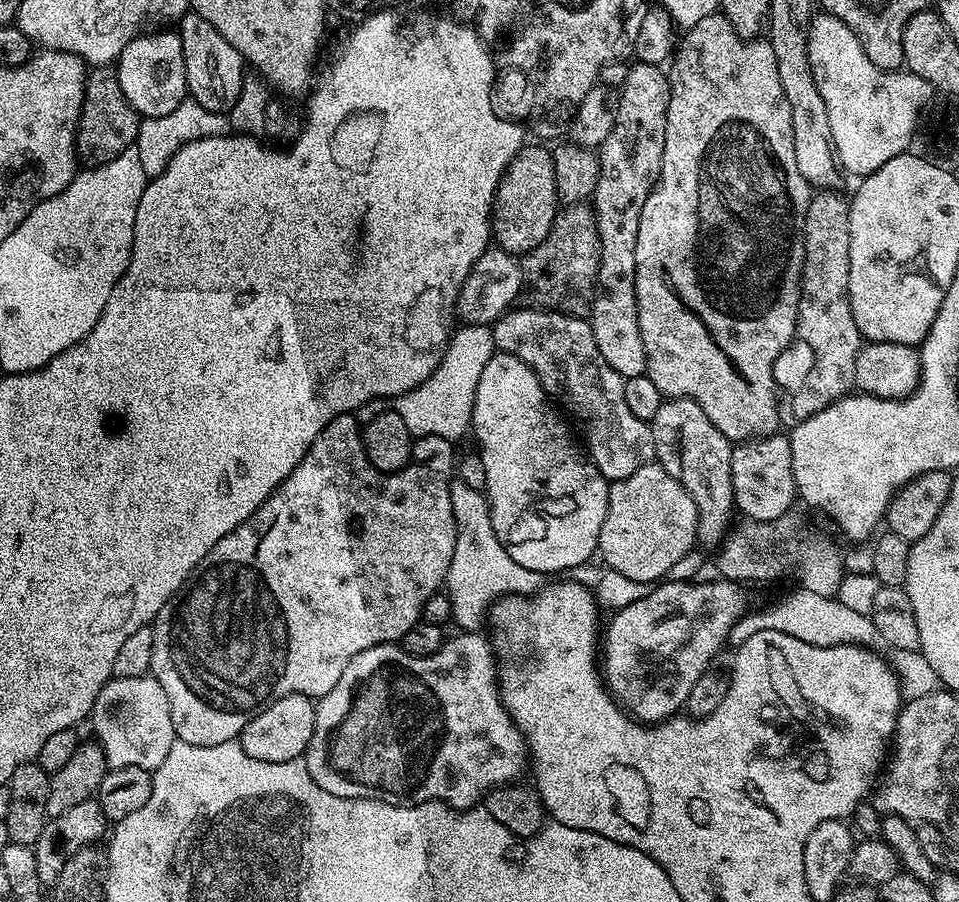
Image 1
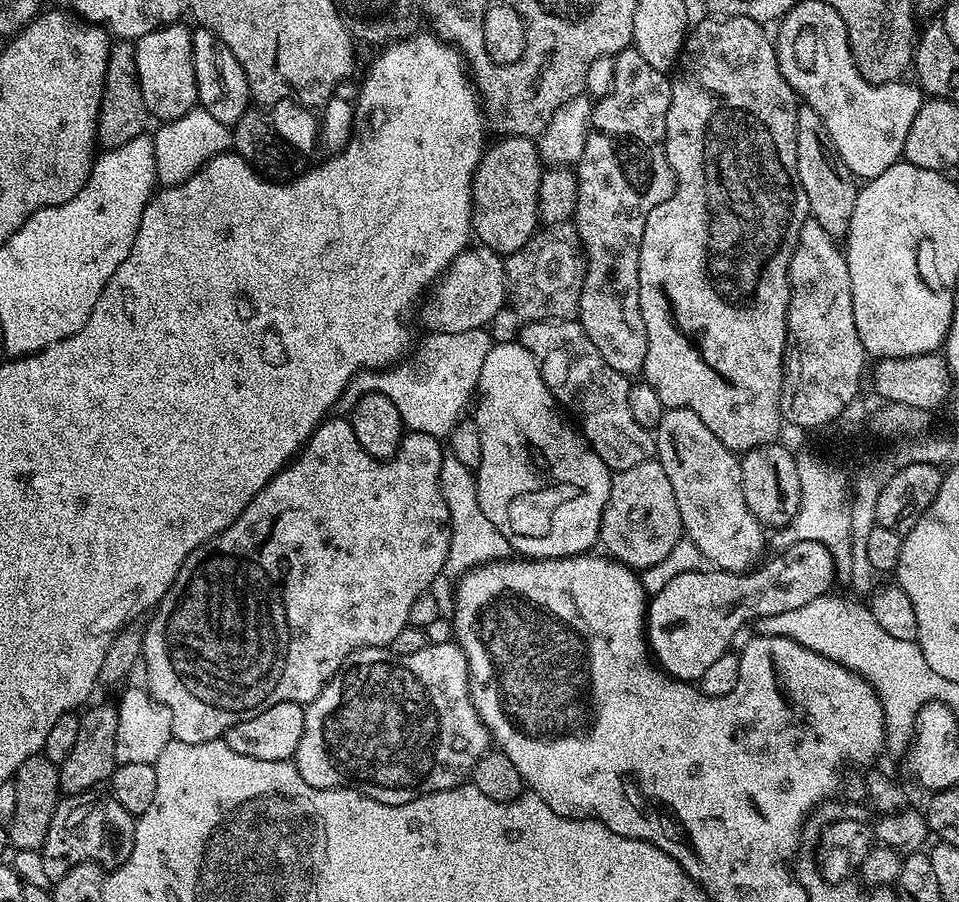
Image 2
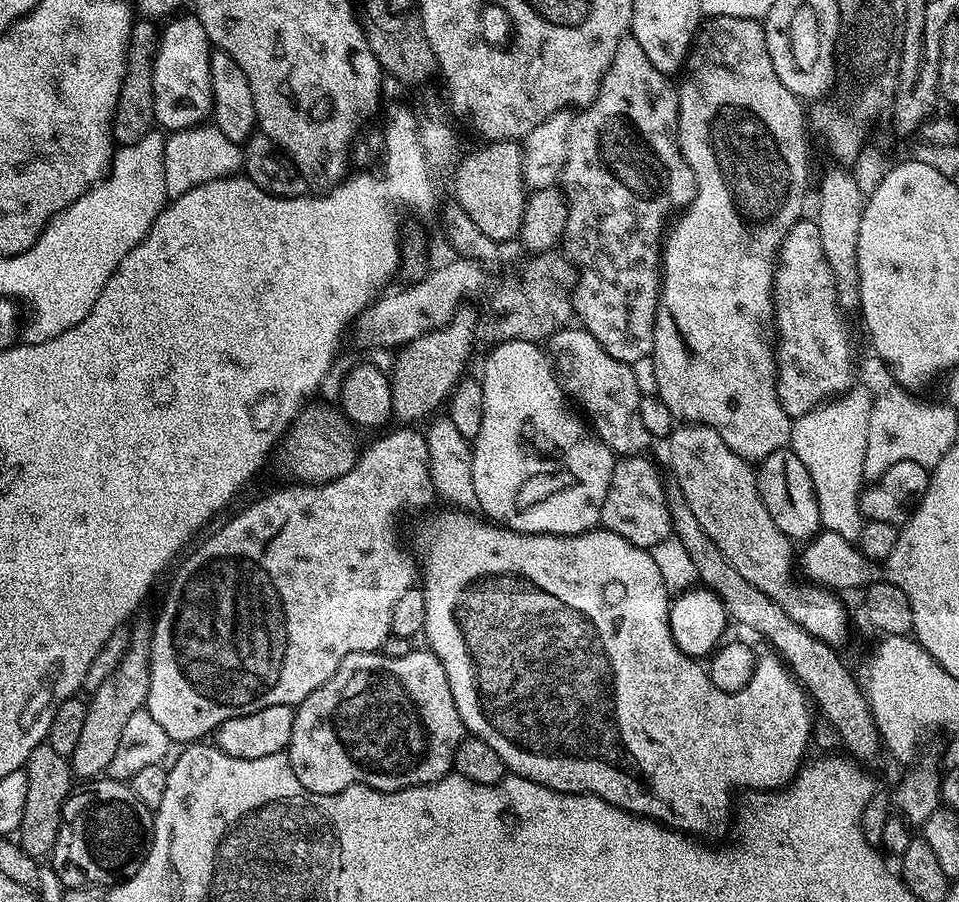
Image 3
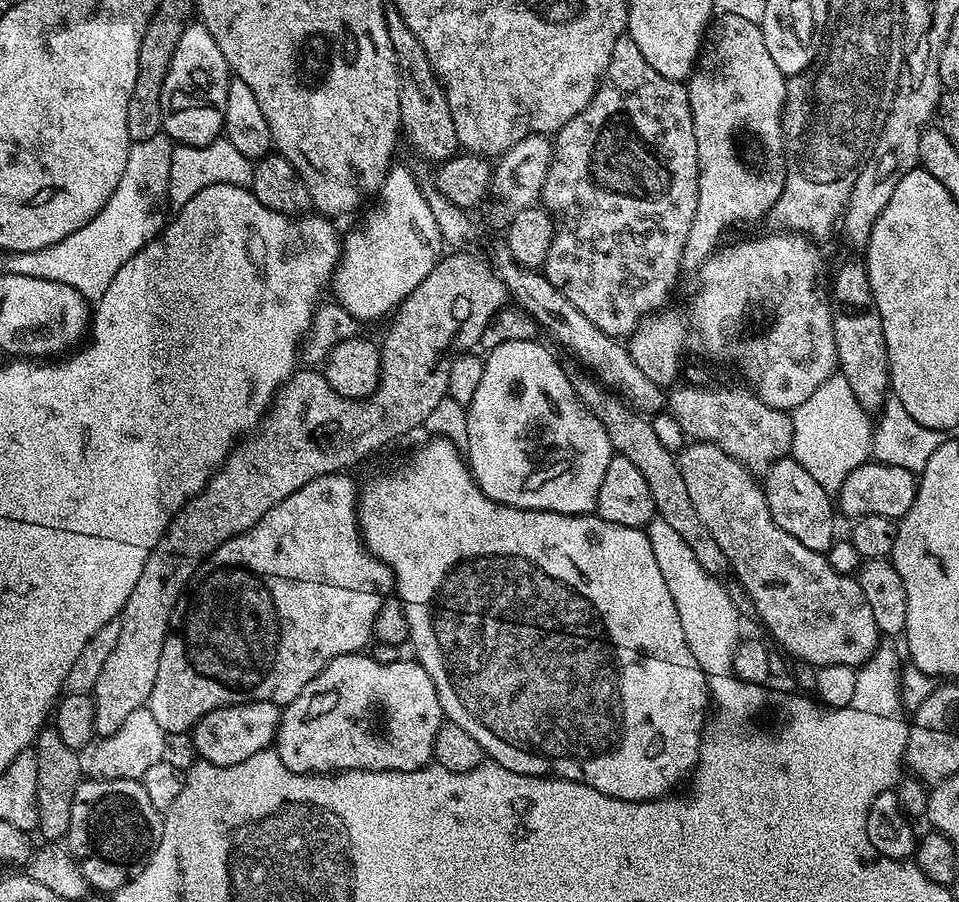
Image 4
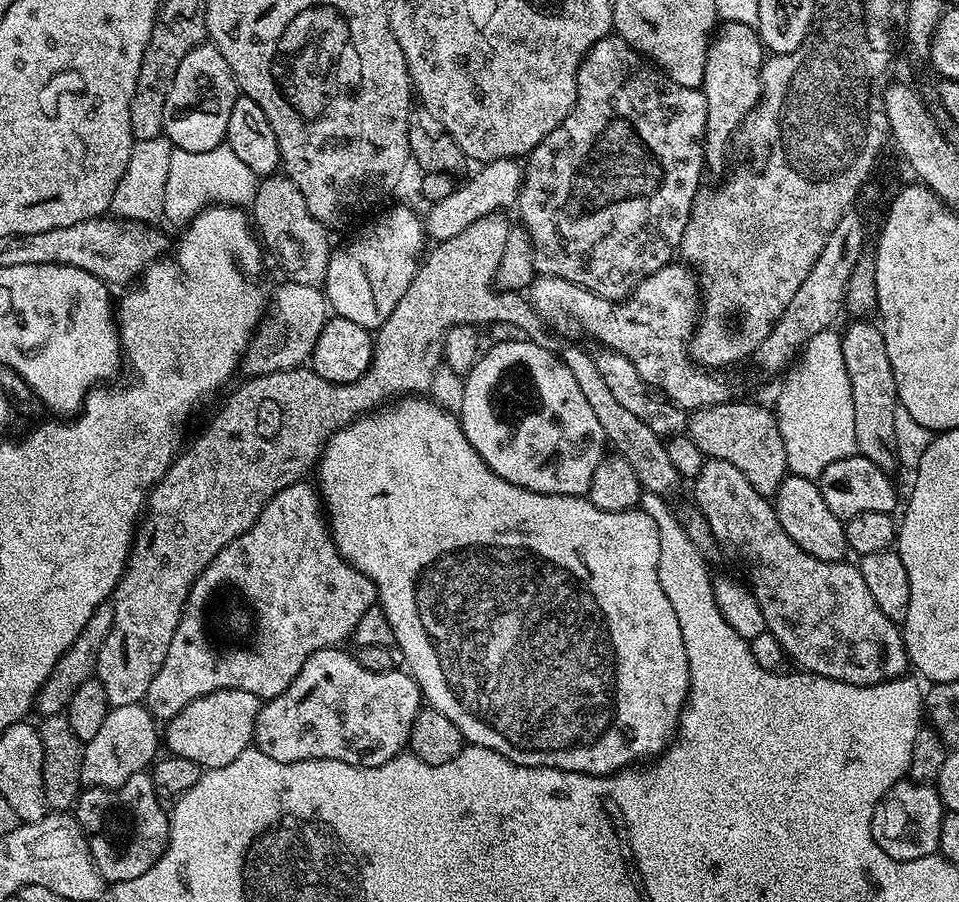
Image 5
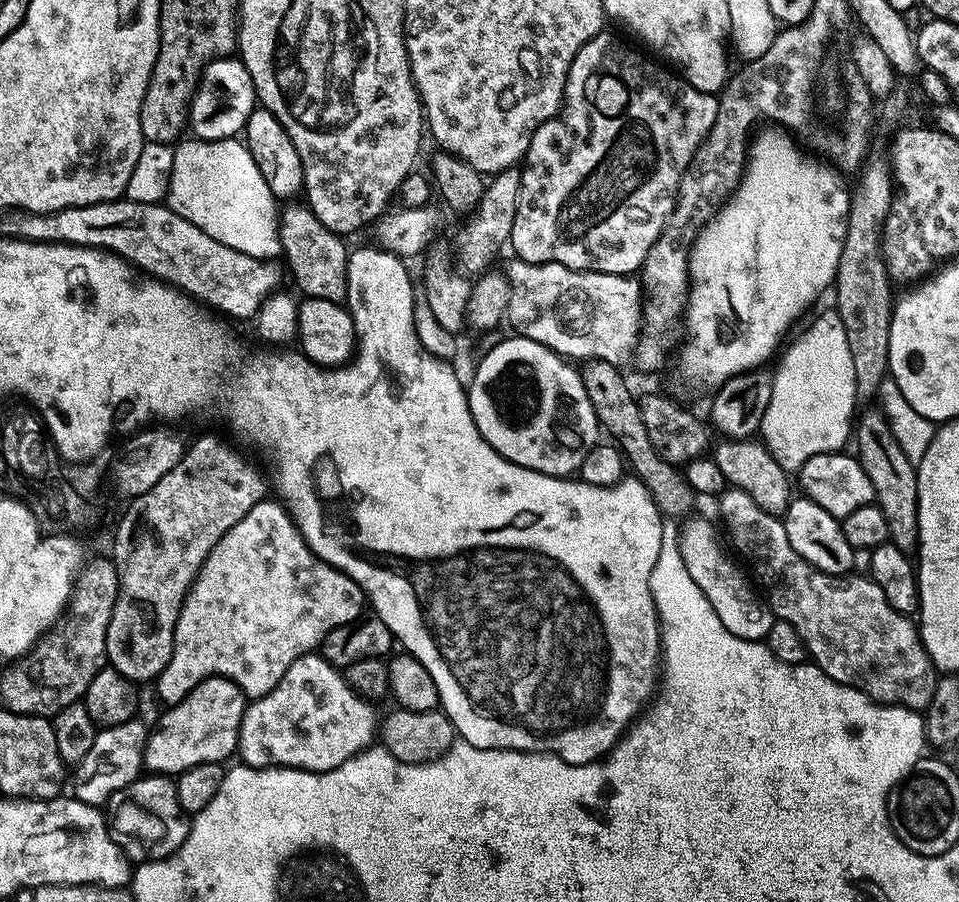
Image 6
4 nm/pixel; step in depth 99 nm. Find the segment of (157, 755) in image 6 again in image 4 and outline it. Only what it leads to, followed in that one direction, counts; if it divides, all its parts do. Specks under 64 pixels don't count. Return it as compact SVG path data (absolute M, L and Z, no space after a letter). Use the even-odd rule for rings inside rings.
M257 700L210 710L210 714L202 717L190 732L192 744L200 755L197 757L214 766L234 766L238 762L246 762L246 758L265 751L275 741L281 711L281 705Z

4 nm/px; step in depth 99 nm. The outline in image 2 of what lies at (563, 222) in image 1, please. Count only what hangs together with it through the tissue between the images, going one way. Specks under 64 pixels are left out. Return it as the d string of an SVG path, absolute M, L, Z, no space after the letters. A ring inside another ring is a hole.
M575 223L544 224L528 239L526 246L507 253L503 262L506 303L492 319L493 341L512 342L526 324L539 320L571 320L579 313L582 276L579 271L572 271L583 269L586 257Z

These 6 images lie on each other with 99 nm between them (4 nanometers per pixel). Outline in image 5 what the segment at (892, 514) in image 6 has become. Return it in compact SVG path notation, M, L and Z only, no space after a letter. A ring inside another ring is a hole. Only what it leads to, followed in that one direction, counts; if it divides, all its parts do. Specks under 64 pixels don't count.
M852 322L848 329L843 329L840 341L842 342L842 354L846 358L846 374L850 374L850 386L852 387L852 401L854 402L854 436L859 455L870 458L874 466L882 471L892 474L898 468L896 458L896 439L894 438L894 414L898 407L896 399L896 383L894 382L894 370L890 370L890 358L886 354L886 342L883 331L875 323Z

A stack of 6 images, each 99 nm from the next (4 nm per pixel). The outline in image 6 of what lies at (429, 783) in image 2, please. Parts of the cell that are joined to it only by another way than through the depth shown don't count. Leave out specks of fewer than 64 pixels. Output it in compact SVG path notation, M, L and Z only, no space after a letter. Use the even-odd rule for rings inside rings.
M319 654L303 656L294 662L294 666L290 666L290 670L286 670L286 674L282 674L282 682L278 682L278 686L274 686L274 690L270 690L264 696L255 697L245 707L244 717L240 723L239 759L250 768L303 768L305 772L329 772L338 766L342 766L342 762L346 762L352 756L356 756L359 752L364 751L365 748L369 747L377 739L378 716L376 720L376 712L372 708L375 707L369 701L365 700L363 696L359 696L345 682L341 669L335 668L330 662L326 662L323 656Z

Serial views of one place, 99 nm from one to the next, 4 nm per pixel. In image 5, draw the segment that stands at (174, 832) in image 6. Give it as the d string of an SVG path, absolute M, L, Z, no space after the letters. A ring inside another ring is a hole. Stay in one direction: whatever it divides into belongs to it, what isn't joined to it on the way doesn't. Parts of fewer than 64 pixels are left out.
M147 771L134 774L134 778L126 778L126 782L117 788L85 787L76 798L74 815L80 829L91 841L90 852L96 869L106 882L138 878L138 874L150 870L150 866L158 862L168 844L170 816L156 797ZM103 840L117 853L104 852Z

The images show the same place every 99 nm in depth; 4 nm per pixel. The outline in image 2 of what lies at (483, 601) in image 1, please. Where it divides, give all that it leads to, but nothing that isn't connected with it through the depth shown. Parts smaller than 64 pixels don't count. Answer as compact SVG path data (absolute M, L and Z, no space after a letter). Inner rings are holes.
M445 455L440 474L440 489L448 511L450 526L450 546L448 557L444 563L443 575L459 578L471 573L479 564L489 564L492 560L502 560L509 555L508 539L501 534L498 526L482 514L482 506L478 506L478 490L476 489L476 473L473 469L462 466L458 458Z

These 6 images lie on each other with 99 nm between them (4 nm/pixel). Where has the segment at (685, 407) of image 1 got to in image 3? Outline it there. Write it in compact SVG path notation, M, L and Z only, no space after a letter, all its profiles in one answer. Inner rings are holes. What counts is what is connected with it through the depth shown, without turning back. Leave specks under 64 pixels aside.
M684 422L673 427L666 444L668 444L668 464L672 467L671 479L682 490L702 530L706 530L714 546L718 546L718 550L726 554L730 566L734 566L734 570L738 570L738 574L742 574L742 578L746 578L750 586L758 586L762 594L778 602L778 606L782 606L782 610L786 610L786 614L790 614L790 618L798 626L802 626L802 630L806 630L814 638L826 644L840 646L840 643L848 636L848 612L844 609L843 602L835 596L837 594L835 591L821 588L818 584L801 582L799 579L796 581L792 577L792 568L794 572L793 541L789 540L786 534L782 534L782 530L774 526L774 518L766 514L766 506L758 494L753 465L738 454L734 454L734 450L730 450L726 442L722 442L722 434L718 434L713 428L708 428L704 424Z

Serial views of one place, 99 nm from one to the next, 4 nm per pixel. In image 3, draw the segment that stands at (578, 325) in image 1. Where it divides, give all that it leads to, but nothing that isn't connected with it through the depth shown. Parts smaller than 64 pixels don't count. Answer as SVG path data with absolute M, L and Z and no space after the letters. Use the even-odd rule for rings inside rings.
M583 326L572 327L559 328L546 344L565 396L575 403L577 400L584 407L583 415L592 431L617 457L647 453L650 437L646 426L642 426L642 414L638 414L642 389L636 381L637 369L631 364L618 362L618 358L610 358L598 338L594 338L594 334L587 332Z

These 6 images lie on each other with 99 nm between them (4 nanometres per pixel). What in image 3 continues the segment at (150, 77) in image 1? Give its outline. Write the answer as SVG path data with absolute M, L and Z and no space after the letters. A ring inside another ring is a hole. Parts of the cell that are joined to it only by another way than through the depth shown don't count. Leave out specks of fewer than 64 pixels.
M194 14L177 15L169 19L160 36L160 45L152 60L154 78L154 110L156 124L164 130L195 128L212 115L212 87L210 86L210 58L213 49L202 22Z

